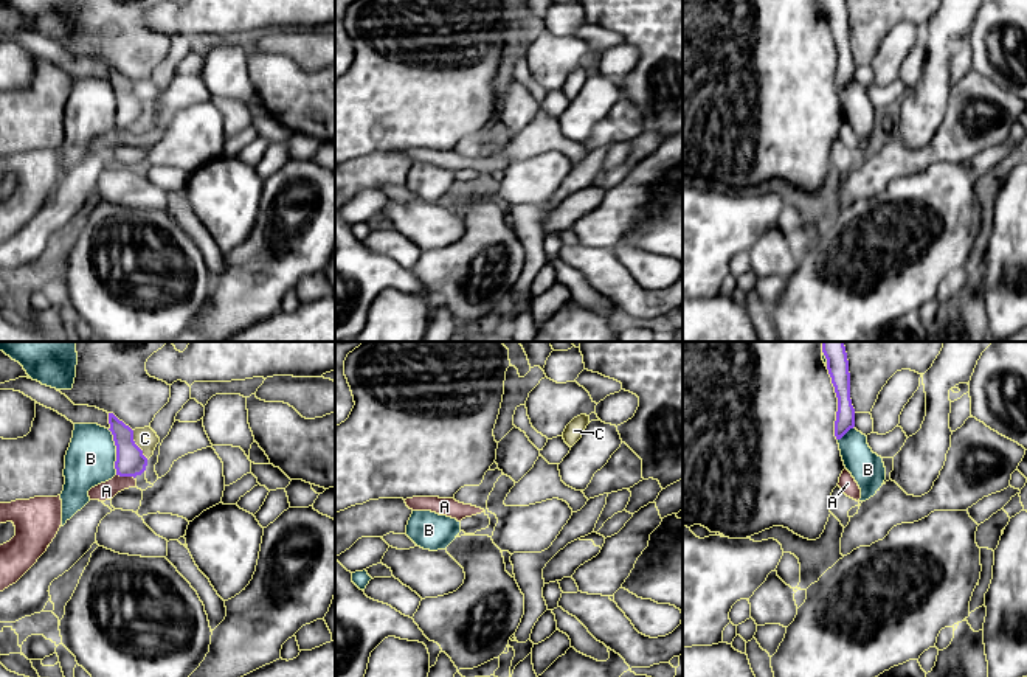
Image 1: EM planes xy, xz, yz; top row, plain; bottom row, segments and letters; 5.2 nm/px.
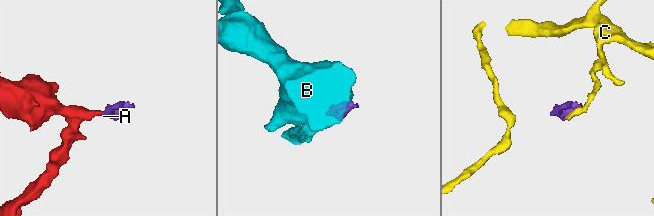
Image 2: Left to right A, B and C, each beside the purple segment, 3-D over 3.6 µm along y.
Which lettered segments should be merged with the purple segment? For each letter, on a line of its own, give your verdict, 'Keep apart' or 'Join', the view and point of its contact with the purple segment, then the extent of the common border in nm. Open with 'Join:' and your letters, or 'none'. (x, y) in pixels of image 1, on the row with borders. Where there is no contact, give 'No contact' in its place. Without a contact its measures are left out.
Join: A
A: Join. Touches purple at xy (126, 475). Shared border 100 nm
B: Keep apart. Touches purple at xy (117, 452). Shared border 240 nm
C: Keep apart. Touches purple at xy (135, 444). Shared border 170 nm

